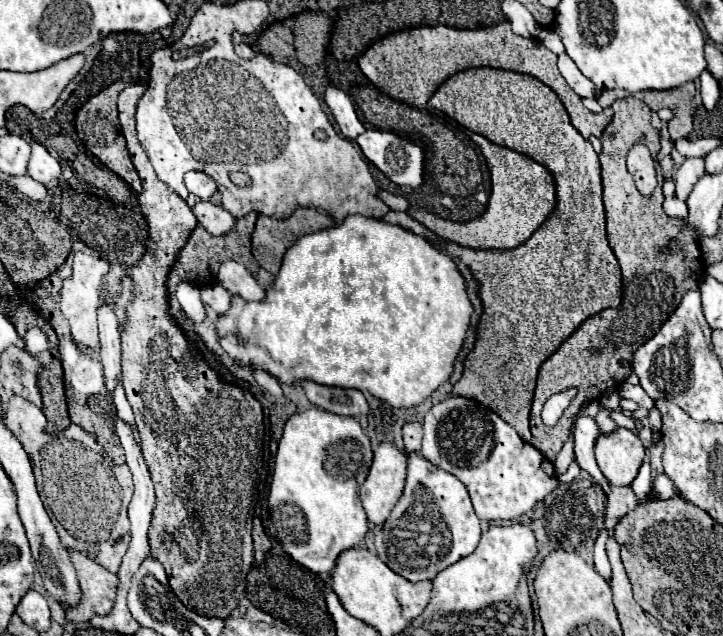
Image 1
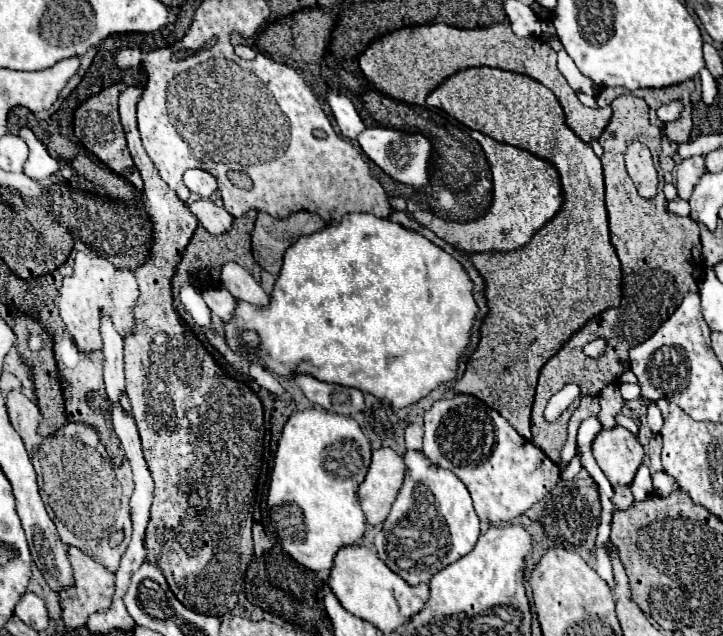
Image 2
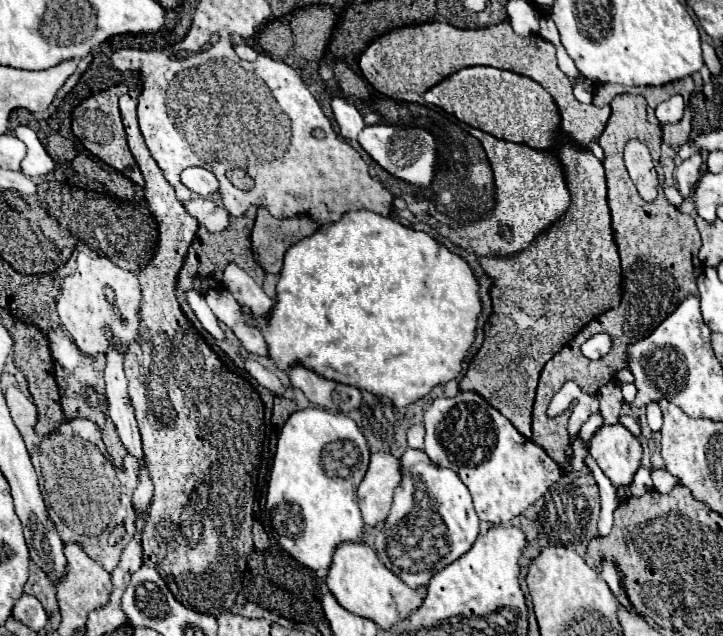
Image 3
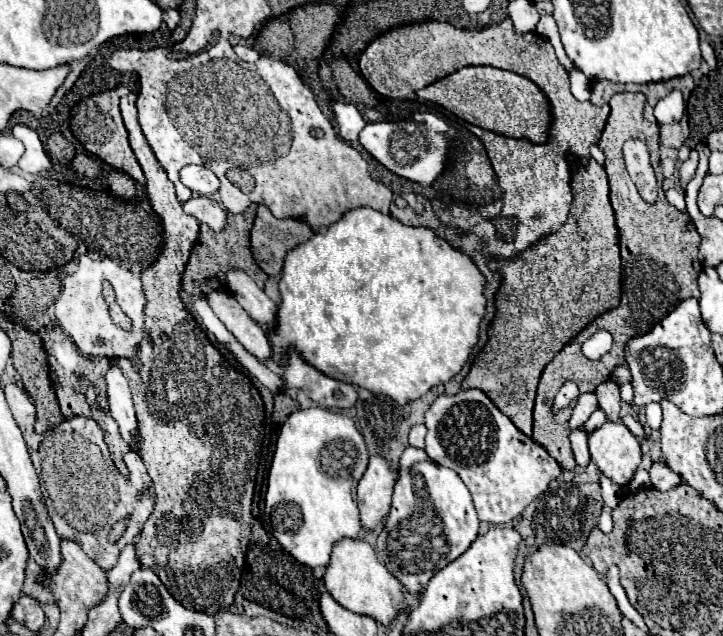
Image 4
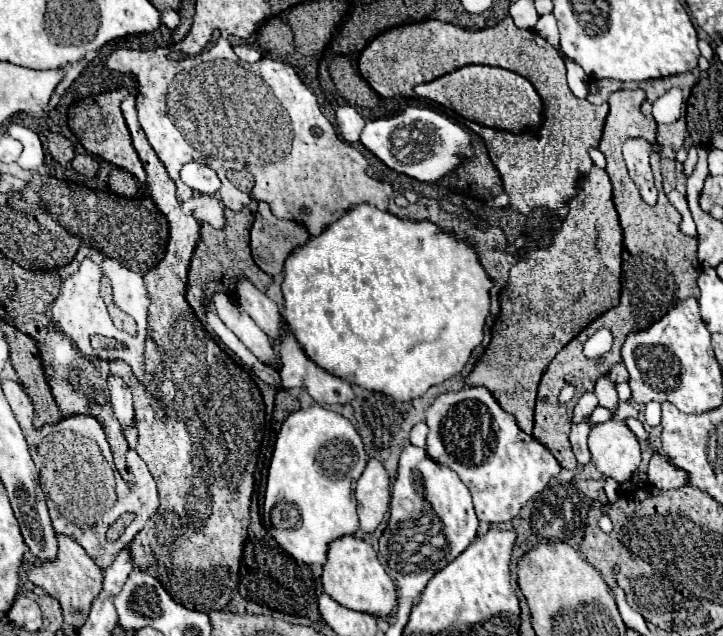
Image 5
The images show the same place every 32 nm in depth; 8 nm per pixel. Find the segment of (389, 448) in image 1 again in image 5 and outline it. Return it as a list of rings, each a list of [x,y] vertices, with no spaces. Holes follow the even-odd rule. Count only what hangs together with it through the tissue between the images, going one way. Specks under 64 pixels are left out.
[[[368,460],[364,474],[356,484],[360,530],[372,534],[384,520],[390,504],[390,476],[380,460]]]

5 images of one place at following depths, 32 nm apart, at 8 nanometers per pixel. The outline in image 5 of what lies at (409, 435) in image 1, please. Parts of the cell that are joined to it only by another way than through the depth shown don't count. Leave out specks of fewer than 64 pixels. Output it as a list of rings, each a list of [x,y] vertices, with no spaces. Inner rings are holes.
[[[424,422],[422,424],[416,424],[410,430],[410,444],[412,446],[418,446],[418,448],[424,448],[426,446],[426,434],[428,434],[428,426]]]

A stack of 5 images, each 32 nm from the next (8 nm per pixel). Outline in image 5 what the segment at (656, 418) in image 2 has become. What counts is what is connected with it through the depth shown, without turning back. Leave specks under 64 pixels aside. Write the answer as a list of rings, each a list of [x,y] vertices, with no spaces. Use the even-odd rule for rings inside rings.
[[[648,402],[644,406],[644,416],[646,416],[646,422],[654,428],[660,424],[660,404],[658,402]]]

